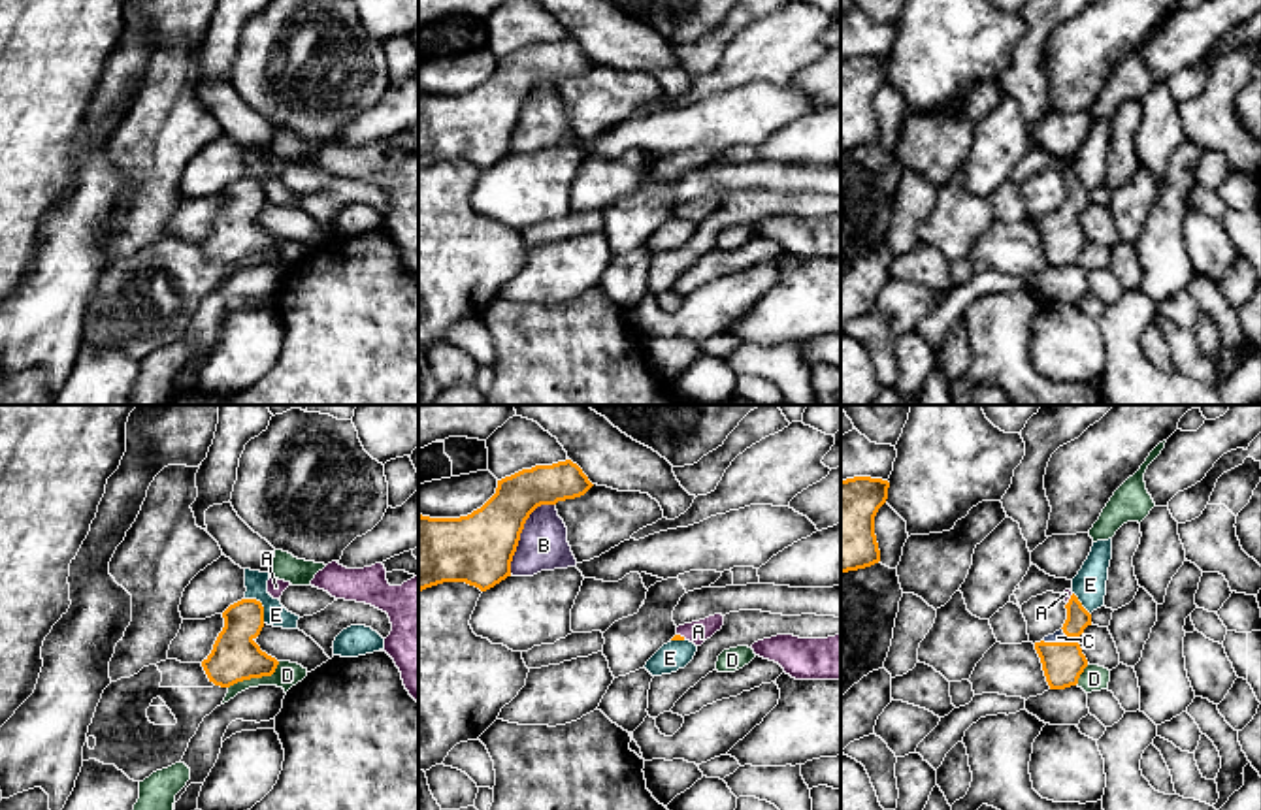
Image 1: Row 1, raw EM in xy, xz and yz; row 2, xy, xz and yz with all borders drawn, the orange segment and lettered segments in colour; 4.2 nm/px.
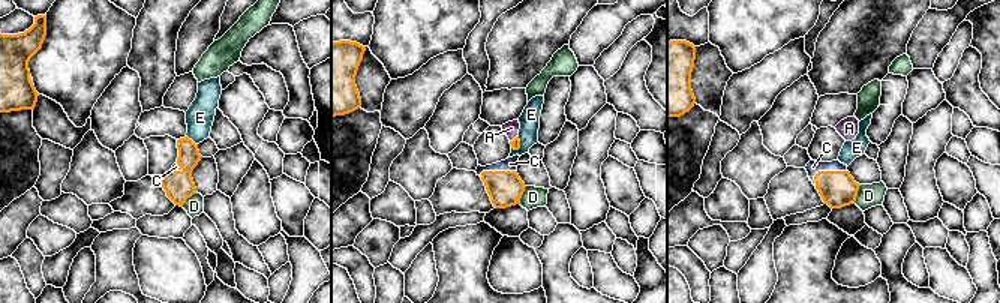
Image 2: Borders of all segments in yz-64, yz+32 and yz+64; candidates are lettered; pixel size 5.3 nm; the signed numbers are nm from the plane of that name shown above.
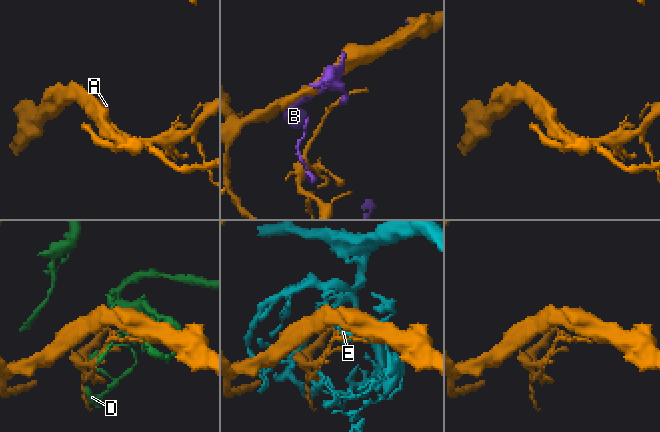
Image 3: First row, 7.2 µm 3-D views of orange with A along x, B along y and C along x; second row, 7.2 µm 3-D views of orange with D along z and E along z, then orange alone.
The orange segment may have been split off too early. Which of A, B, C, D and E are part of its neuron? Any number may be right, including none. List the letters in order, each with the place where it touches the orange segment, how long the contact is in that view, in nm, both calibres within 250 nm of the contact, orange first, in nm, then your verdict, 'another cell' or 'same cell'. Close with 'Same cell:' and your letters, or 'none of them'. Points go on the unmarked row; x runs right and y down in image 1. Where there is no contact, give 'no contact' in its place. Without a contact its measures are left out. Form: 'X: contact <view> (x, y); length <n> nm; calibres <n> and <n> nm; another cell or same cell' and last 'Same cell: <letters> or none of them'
A: contact yz (1069, 178); length 50 nm; calibres 100 and 40 nm; same cell
B: contact xz (521, 110); length 360 nm; calibres 300 and 220 nm; another cell
C: contact yz (1060, 221); length 160 nm; calibres 180 and 50 nm; same cell
D: contact xy (255, 255); length 260 nm; calibres 200 and 110 nm; another cell
E: contact xy (261, 183); length 140 nm; calibres 200 and 100 nm; another cell
Same cell: A, C

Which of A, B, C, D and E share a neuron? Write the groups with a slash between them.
A C / B / D / E

